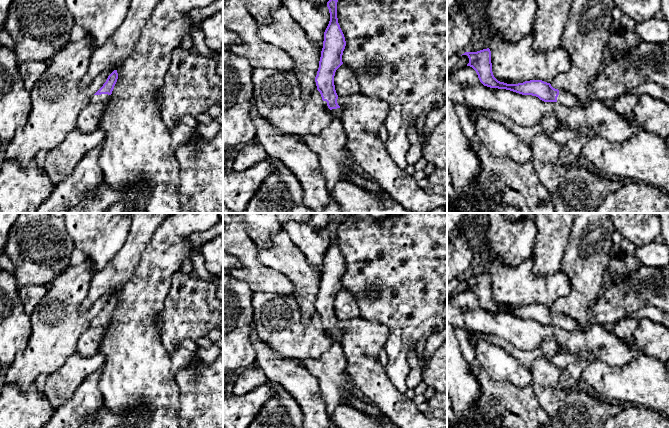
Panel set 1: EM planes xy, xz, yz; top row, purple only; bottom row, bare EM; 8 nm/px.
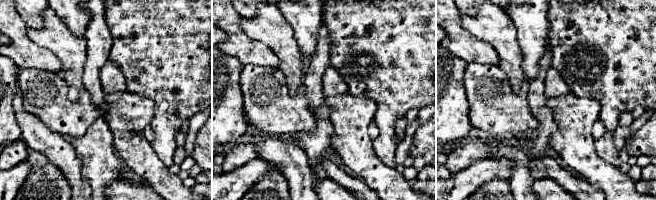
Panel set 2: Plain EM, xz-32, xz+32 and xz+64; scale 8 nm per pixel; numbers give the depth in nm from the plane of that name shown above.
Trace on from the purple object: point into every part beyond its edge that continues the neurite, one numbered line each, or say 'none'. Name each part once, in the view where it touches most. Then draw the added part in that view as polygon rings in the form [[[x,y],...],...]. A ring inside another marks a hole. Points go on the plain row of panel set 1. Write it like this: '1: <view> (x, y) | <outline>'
1: xz (329, 370) | [[[323,325],[323,329],[332,338],[332,344],[319,359],[308,361],[306,366],[318,381],[320,396],[329,416],[328,428],[338,428],[334,424],[332,415],[337,407],[347,405],[344,395],[352,395],[352,388],[345,372],[345,354],[341,346],[341,332],[330,334],[326,325]]]

